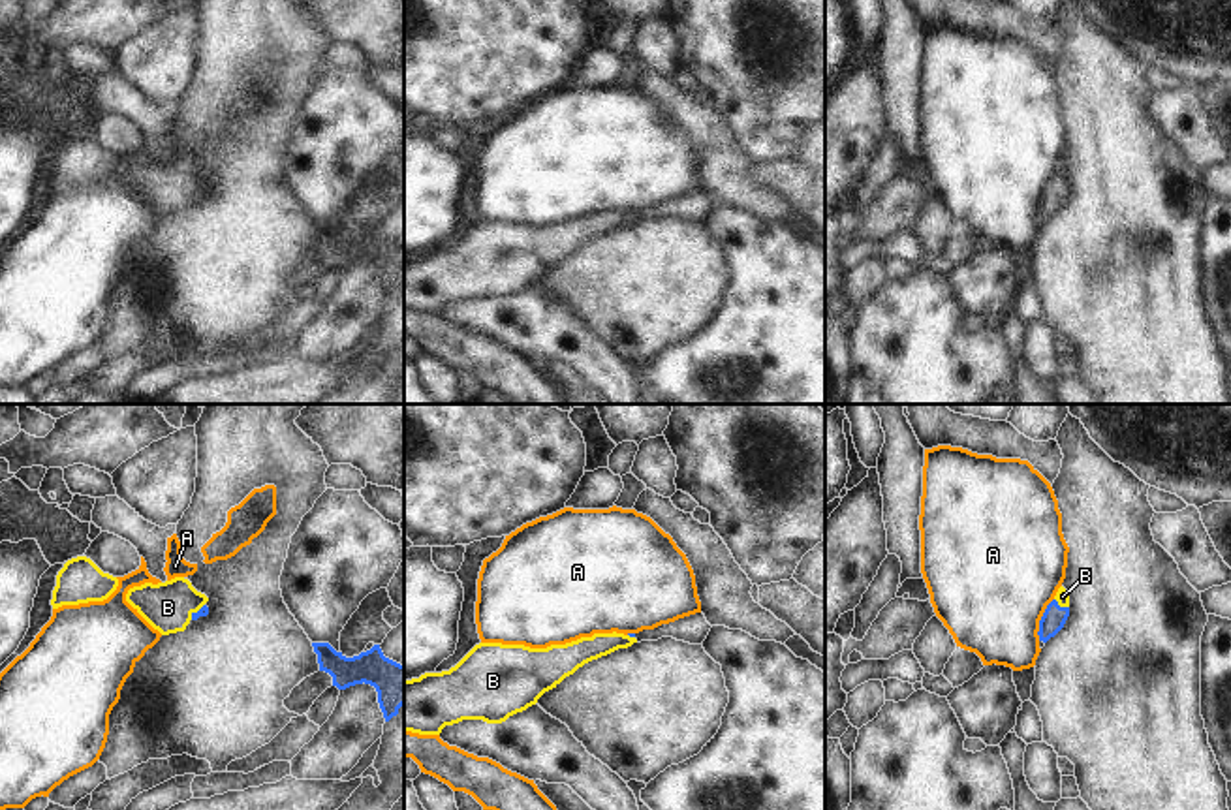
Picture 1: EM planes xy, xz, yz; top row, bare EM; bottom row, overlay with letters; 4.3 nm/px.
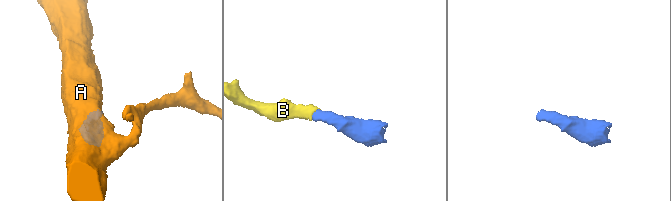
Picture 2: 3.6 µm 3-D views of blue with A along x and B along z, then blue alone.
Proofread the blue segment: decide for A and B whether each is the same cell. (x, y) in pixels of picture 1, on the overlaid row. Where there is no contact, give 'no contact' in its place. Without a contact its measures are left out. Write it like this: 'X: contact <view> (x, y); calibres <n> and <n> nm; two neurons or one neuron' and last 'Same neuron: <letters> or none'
A: contact yz (1042, 619); calibres 100 and 480 nm; two neurons
B: contact yz (1059, 606); calibres 100 and 60 nm; one neuron
Same neuron: B

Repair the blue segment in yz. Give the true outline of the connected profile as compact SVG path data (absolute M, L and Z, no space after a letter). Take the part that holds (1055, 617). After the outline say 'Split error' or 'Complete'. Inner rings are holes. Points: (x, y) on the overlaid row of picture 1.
M1064 586L1058 588L1054 600L1047 605L1039 620L1039 641L1047 643L1054 637L1066 624L1069 616L1069 594Z. Split error.

